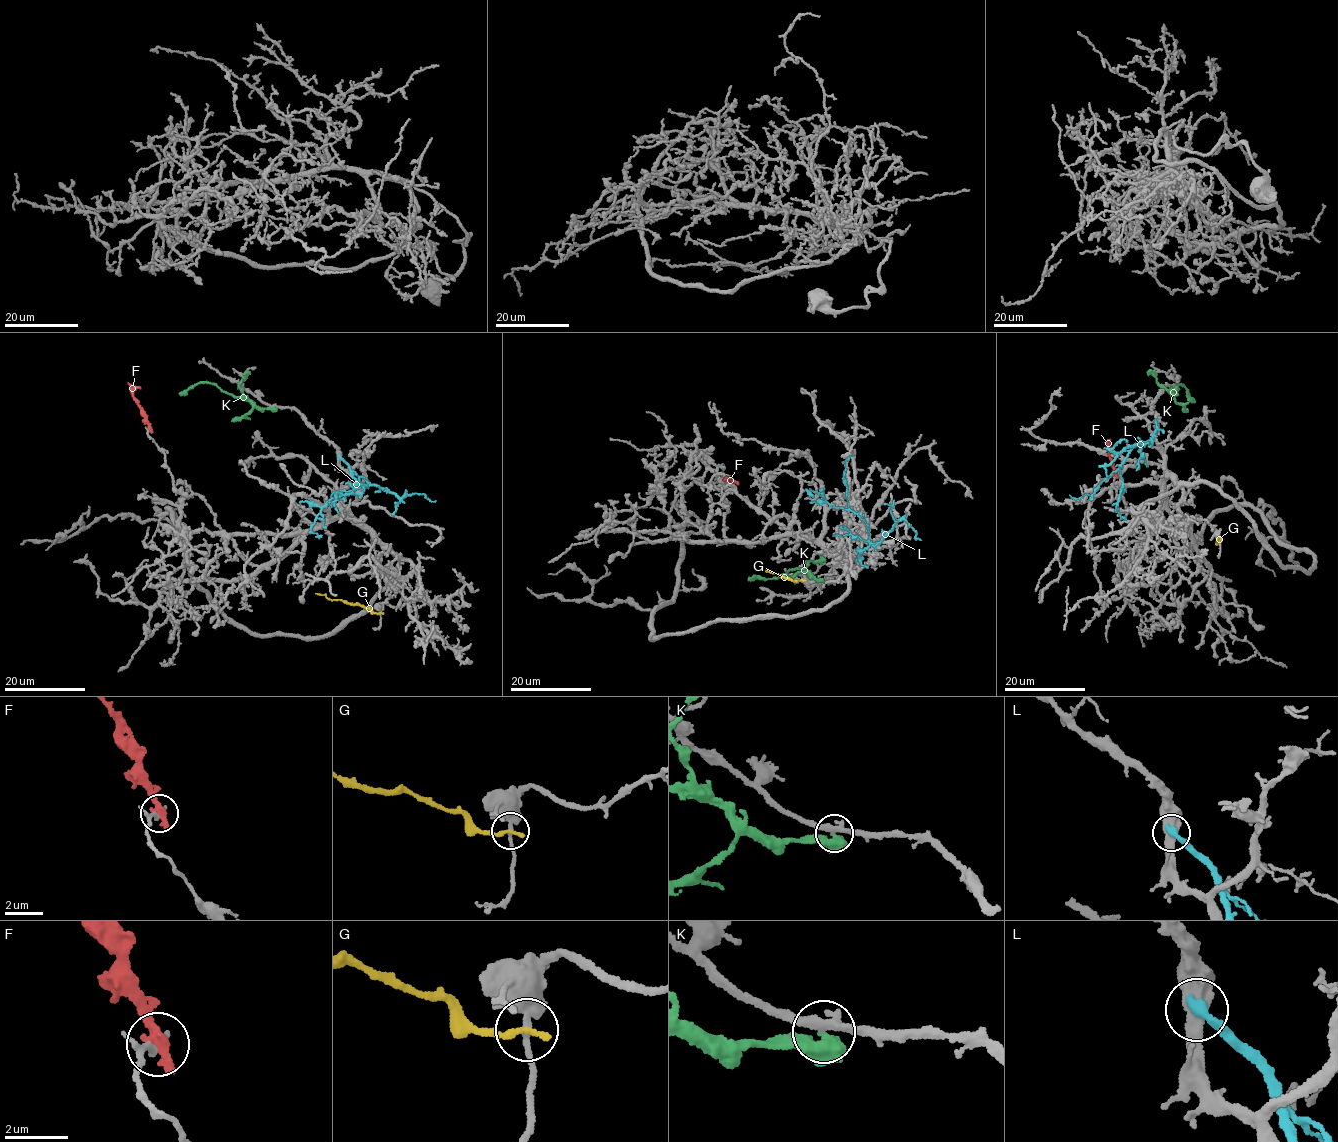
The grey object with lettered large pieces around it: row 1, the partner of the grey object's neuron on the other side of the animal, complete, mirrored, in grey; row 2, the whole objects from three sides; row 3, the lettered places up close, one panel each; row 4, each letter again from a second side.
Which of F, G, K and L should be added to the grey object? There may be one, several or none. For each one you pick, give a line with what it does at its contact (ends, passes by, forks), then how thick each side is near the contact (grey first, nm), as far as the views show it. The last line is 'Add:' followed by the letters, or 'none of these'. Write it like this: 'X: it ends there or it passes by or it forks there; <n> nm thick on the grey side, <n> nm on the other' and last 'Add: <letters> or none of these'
Add: none of these

